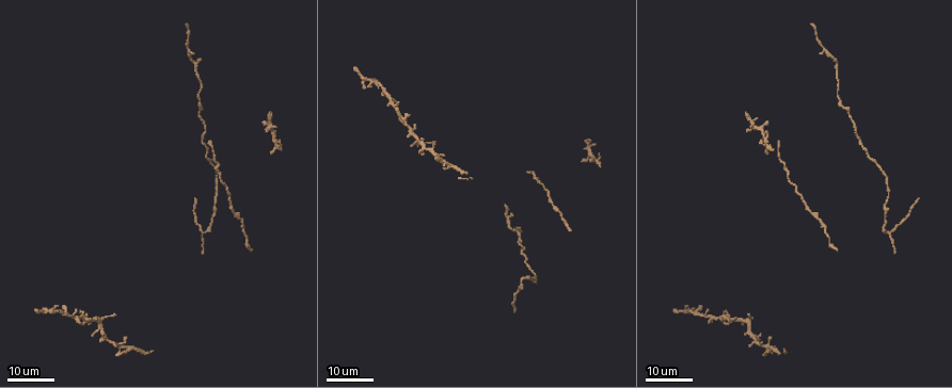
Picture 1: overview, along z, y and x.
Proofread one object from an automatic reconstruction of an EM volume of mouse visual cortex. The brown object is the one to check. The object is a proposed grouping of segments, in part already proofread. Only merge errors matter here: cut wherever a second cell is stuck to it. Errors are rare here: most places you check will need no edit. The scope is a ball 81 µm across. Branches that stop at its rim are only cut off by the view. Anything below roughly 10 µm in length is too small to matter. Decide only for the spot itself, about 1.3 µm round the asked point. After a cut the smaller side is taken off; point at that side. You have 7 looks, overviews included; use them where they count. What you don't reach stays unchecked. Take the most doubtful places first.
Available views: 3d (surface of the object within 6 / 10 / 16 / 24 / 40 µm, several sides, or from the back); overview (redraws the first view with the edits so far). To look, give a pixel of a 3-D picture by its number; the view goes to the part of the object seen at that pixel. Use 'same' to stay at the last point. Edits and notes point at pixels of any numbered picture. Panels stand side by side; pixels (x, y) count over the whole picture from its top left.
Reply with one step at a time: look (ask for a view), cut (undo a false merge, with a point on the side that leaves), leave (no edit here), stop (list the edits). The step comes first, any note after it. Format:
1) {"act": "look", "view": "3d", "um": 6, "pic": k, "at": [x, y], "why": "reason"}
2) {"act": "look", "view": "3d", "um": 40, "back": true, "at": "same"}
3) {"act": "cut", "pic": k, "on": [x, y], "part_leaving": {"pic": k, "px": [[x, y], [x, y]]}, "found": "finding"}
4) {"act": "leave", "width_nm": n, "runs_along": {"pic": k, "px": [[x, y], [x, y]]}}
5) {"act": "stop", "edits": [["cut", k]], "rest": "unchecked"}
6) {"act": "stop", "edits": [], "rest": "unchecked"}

{"act": "look", "view": "3d", "um": 16, "pic": 1, "at": [755, 336], "why": "thick turns thin"}

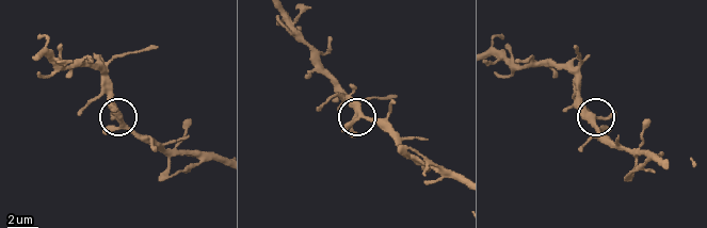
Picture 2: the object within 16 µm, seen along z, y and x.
{"act": "look", "view": "3d", "um": 6, "pic": 2, "at": [359, 112]}

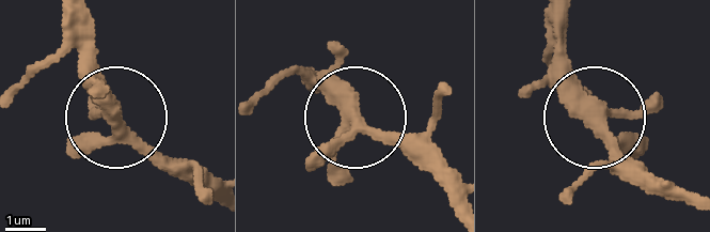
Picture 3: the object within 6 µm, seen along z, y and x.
{"act": "look", "view": "3d", "um": 6, "back": true, "pic": 3, "at": [116, 119]}

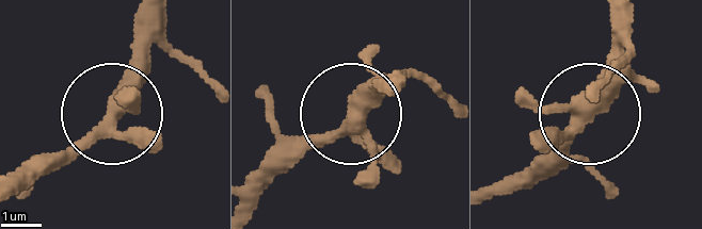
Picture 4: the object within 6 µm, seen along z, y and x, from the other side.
{"act": "leave", "width_nm": 350, "runs_along": {"pic": 4, "px": [[488, 199], [579, 125], [627, 47]]}, "found": "one cell here"}

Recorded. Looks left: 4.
{"act": "look", "view": "3d", "um": 16, "pic": 1, "at": [219, 163], "why": "thin neck"}

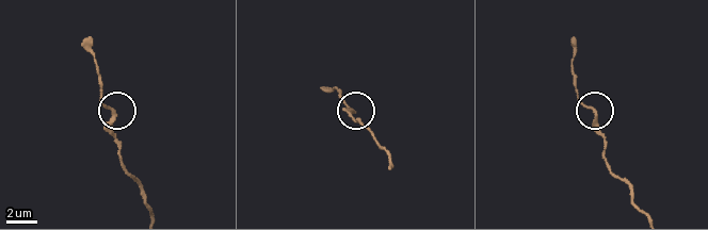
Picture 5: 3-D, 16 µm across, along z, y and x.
{"act": "look", "view": "3d", "um": 10, "pic": 5, "at": [354, 112], "why": "zoom in"}

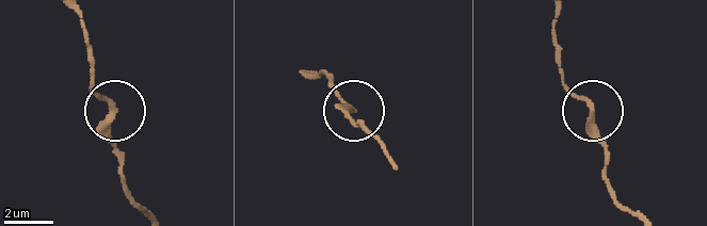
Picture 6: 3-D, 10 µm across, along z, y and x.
{"act": "look", "view": "3d", "um": 10, "back": true, "pic": 6, "at": [591, 110]}

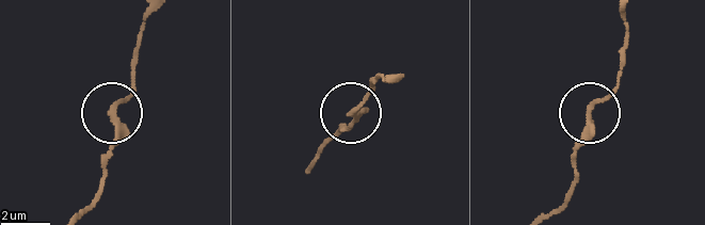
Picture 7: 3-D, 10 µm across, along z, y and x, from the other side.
{"act": "leave", "found": "continuous, no second cell"}

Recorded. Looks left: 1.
{"act": "stop", "edits": [], "rest": "unchecked"}

